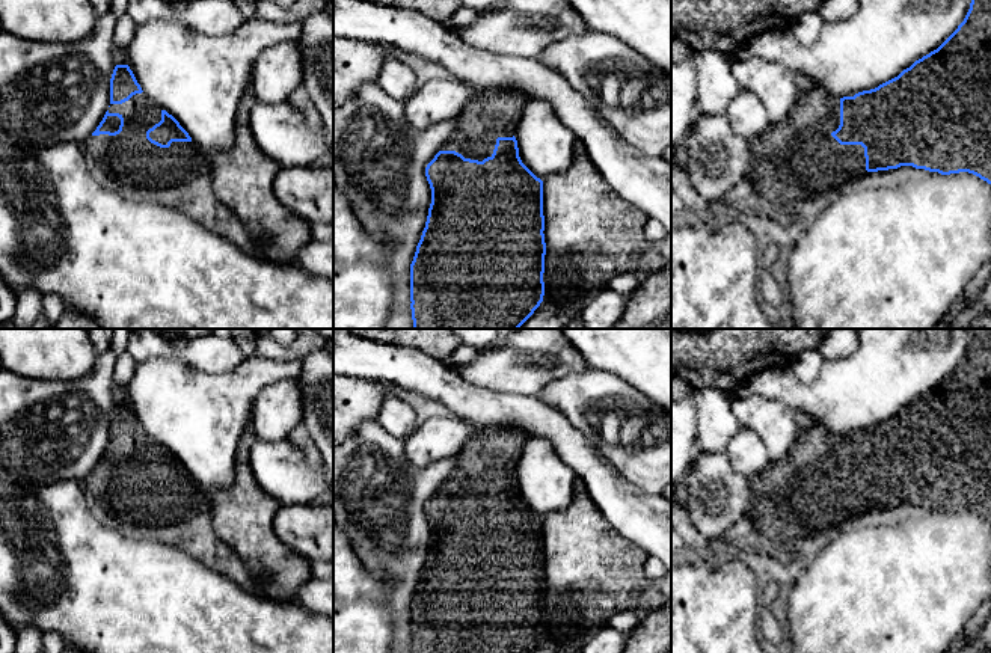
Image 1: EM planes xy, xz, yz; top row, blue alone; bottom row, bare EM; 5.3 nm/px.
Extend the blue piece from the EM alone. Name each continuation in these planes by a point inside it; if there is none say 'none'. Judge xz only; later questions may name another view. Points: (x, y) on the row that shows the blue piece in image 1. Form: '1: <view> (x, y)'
1: xz (497, 113)

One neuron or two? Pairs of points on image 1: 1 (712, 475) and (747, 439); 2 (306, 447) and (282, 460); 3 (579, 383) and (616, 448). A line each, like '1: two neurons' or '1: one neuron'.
1: two neurons
2: two neurons
3: one neuron

